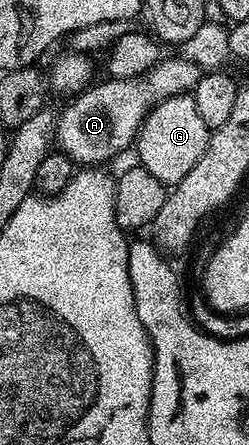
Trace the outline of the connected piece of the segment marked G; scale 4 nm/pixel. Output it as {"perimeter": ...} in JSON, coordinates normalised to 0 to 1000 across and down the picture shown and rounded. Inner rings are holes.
{"perimeter":[[[727,209],[667,220],[598,245],[558,290],[554,369],[655,416],[699,420],[715,407],[743,402],[743,393],[759,393],[759,384],[775,384],[775,375],[791,375],[791,362],[823,348],[835,306],[831,279],[791,252],[779,216]]]}

